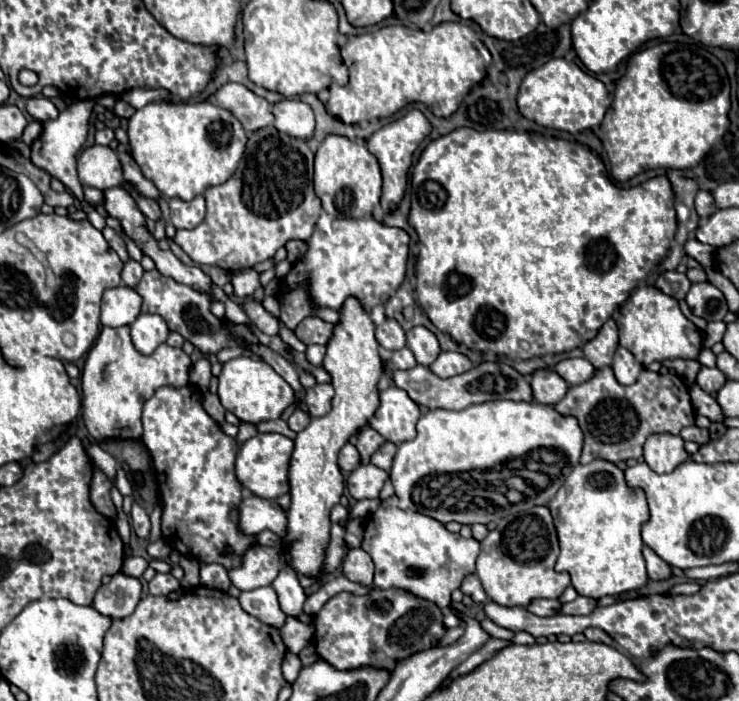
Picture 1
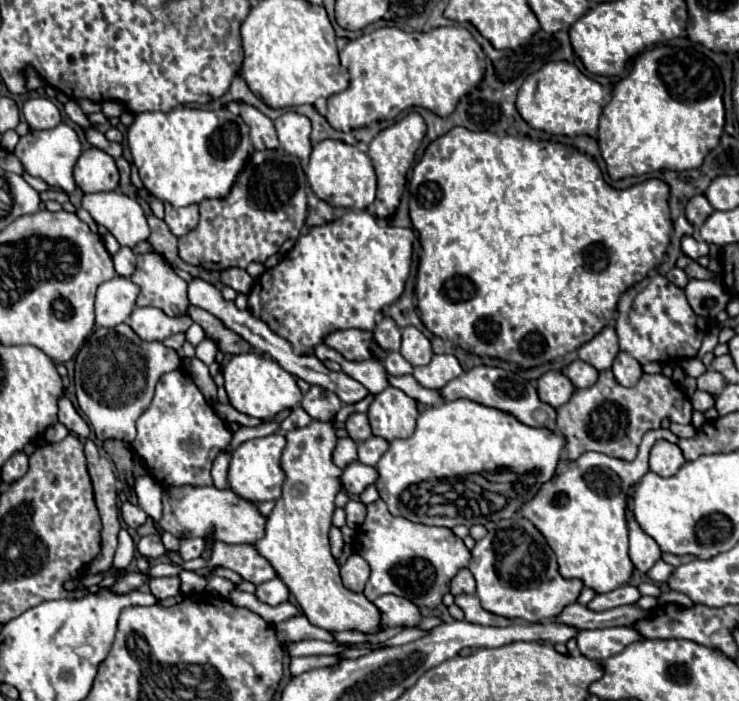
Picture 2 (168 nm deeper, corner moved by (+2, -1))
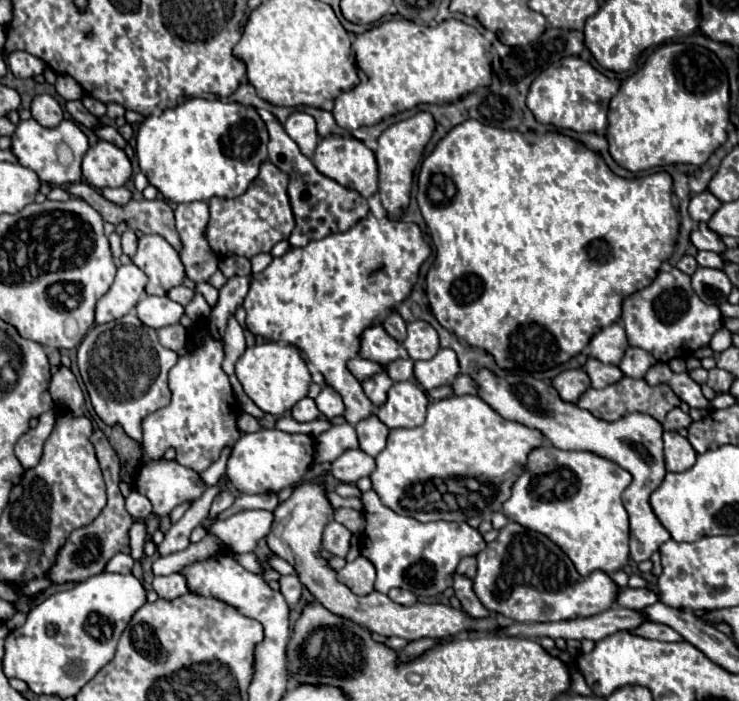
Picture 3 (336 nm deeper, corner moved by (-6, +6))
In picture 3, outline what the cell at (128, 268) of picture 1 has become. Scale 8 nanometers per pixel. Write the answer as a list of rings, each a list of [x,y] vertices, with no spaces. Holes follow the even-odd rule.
[[[131,229],[121,233],[121,245],[123,245],[123,253],[133,257],[133,251],[137,251],[137,237],[135,237],[135,233]]]

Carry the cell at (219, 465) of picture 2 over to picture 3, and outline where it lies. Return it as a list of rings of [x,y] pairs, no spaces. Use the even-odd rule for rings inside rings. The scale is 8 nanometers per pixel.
[[[217,483],[215,487],[211,489],[205,489],[205,493],[191,505],[191,509],[165,533],[165,539],[161,545],[157,545],[157,551],[161,557],[165,555],[171,555],[171,553],[177,553],[177,551],[183,551],[187,545],[189,545],[189,533],[201,525],[201,521],[209,515],[209,507],[211,507],[211,501],[213,497],[221,491],[221,483]]]

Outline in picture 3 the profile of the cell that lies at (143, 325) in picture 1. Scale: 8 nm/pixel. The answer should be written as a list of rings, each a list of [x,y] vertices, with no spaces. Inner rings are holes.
[[[145,295],[137,305],[135,305],[135,315],[153,329],[161,329],[167,325],[179,323],[183,315],[183,307],[179,303],[173,303],[169,297],[155,297],[155,295]]]

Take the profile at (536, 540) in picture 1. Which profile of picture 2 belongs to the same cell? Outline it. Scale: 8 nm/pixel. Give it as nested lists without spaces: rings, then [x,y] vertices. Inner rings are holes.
[[[523,516],[509,520],[505,528],[491,530],[471,550],[469,570],[477,580],[477,596],[481,606],[497,616],[541,622],[555,618],[563,606],[573,604],[583,588],[581,582],[567,580],[559,574],[555,554],[545,536]]]

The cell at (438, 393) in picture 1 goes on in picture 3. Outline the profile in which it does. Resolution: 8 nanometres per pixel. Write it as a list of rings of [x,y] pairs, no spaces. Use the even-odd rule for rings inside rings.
[[[481,369],[475,377],[477,385],[481,387],[479,397],[491,405],[501,417],[509,421],[517,421],[529,429],[537,429],[547,437],[557,449],[579,449],[591,451],[599,457],[605,457],[623,469],[627,469],[633,477],[631,485],[623,491],[623,505],[629,513],[631,535],[629,535],[629,549],[633,561],[647,561],[657,551],[657,547],[671,539],[669,531],[661,525],[657,515],[649,505],[651,493],[663,483],[667,469],[663,459],[663,441],[661,433],[663,427],[651,415],[645,413],[631,413],[617,421],[603,421],[593,417],[589,411],[577,407],[575,403],[565,403],[557,395],[553,385],[547,385],[539,379],[525,377],[525,375],[507,375],[497,377],[487,369]]]

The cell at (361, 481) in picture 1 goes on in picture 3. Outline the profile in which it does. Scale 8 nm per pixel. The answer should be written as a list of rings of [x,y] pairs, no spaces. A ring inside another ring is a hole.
[[[349,449],[341,457],[333,461],[333,477],[341,483],[357,483],[361,477],[369,477],[373,473],[375,459],[365,455],[361,449]]]

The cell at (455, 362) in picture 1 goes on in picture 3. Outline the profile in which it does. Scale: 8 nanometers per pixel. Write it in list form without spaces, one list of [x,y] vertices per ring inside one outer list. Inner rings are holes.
[[[439,349],[433,359],[415,361],[413,377],[425,391],[453,383],[457,375],[459,375],[459,363],[453,349]]]

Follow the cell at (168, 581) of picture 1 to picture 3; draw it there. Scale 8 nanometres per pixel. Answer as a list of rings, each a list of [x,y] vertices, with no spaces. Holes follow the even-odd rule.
[[[173,573],[173,575],[167,575],[167,577],[155,577],[153,589],[161,599],[167,599],[167,601],[173,601],[173,599],[189,593],[185,577],[179,575],[179,573]]]

